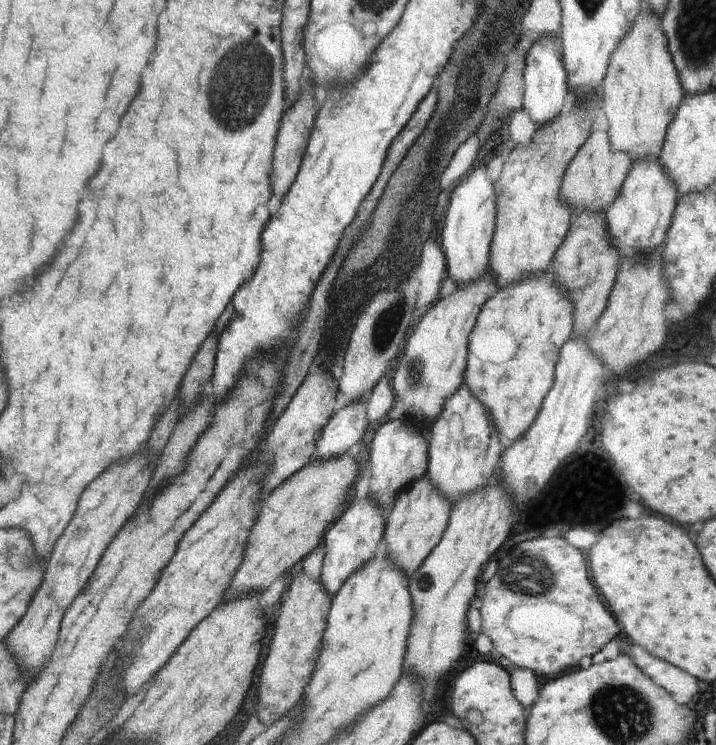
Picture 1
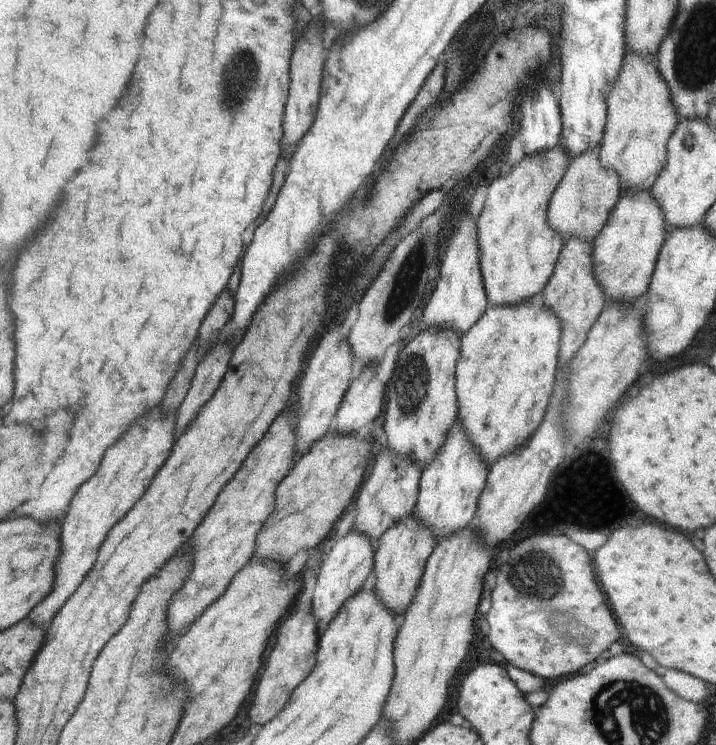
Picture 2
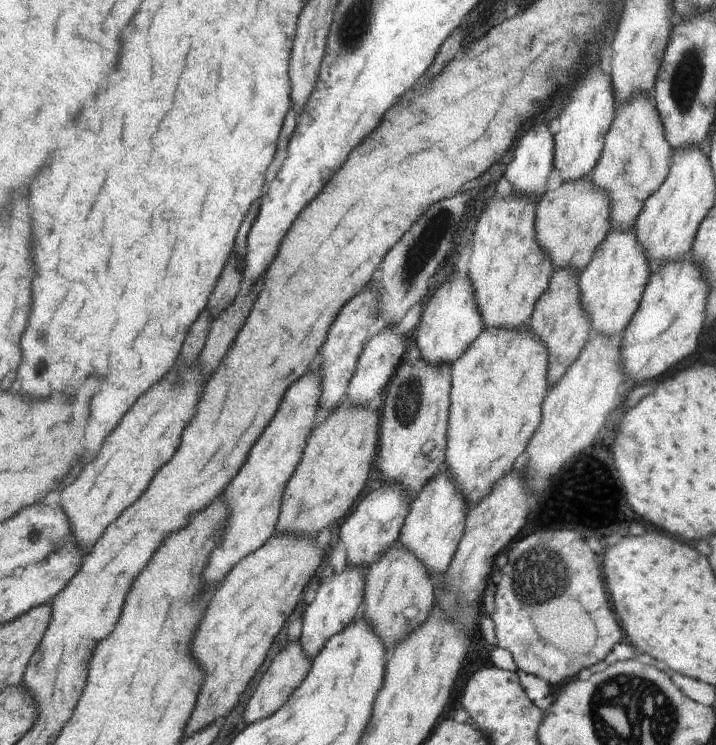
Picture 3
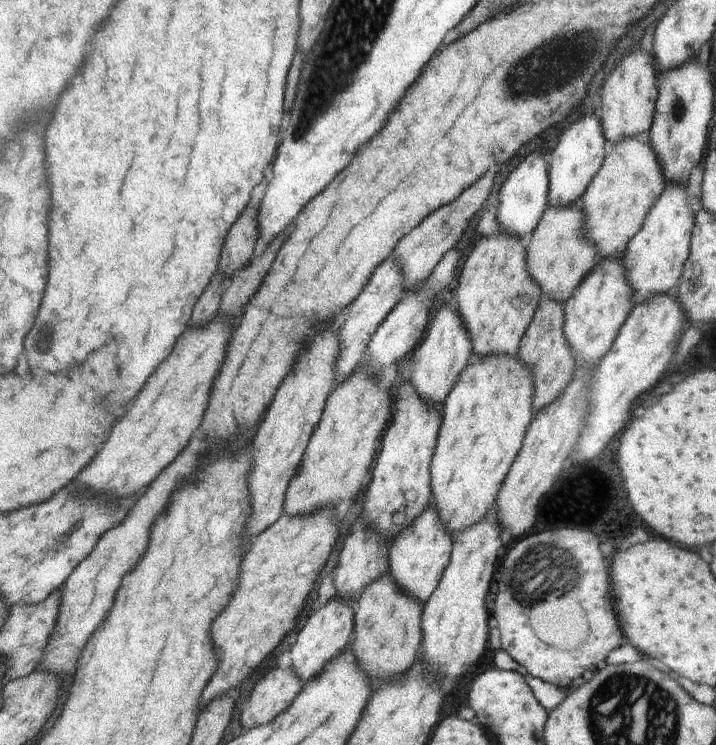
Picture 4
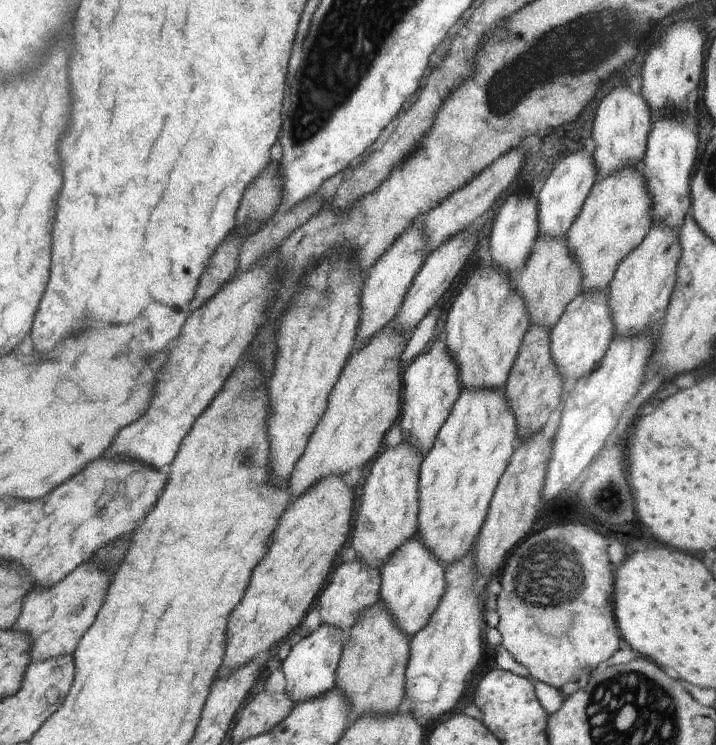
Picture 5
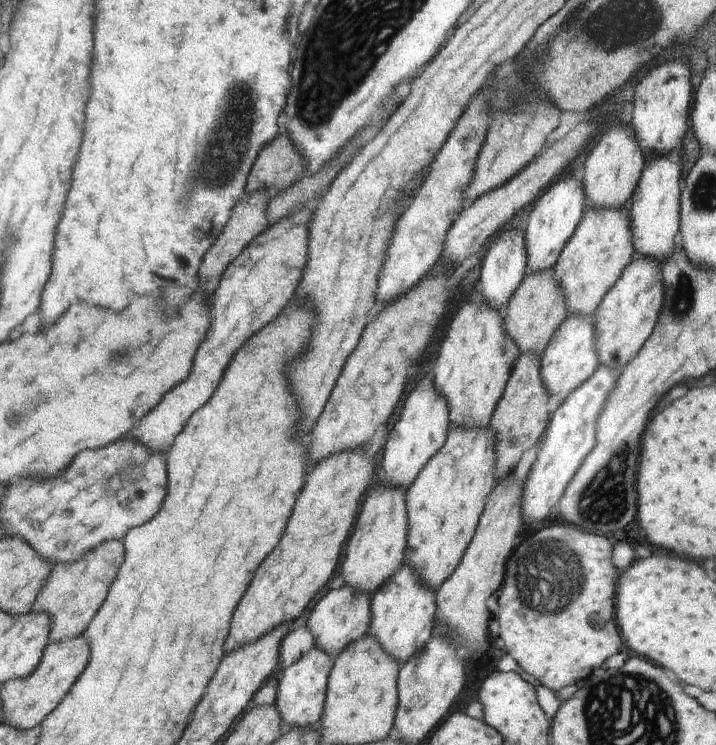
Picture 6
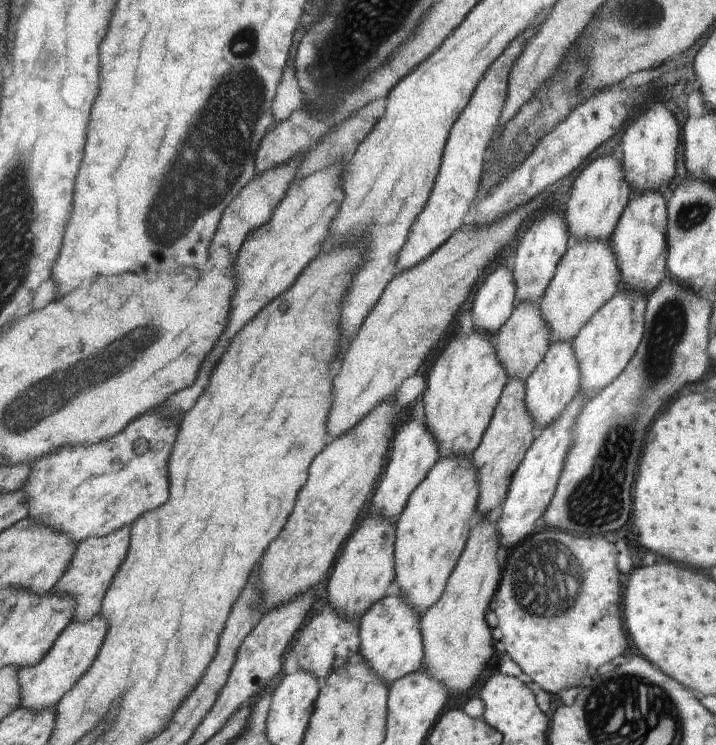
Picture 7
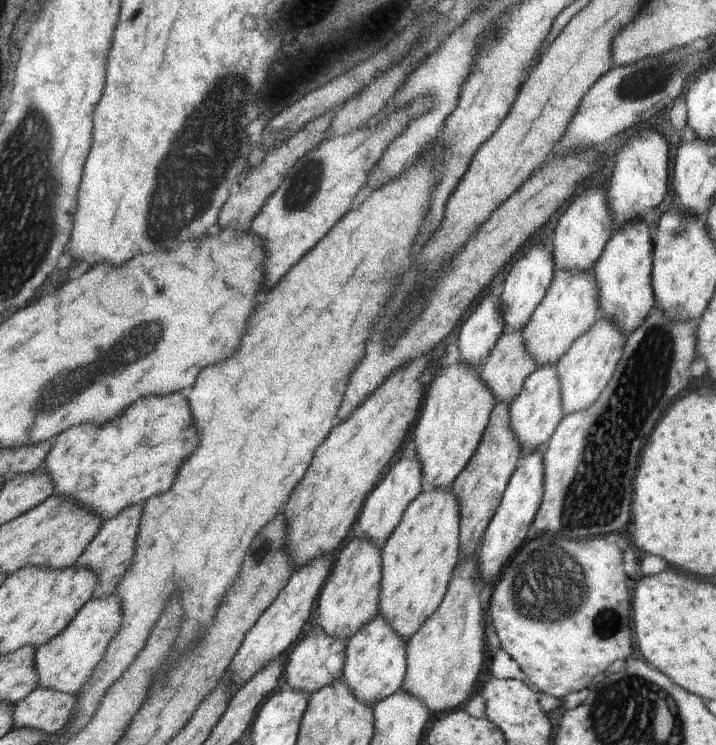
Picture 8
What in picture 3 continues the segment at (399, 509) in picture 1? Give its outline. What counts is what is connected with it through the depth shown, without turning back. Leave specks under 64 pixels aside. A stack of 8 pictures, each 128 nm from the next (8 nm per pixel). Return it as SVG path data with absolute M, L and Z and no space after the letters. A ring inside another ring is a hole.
M399 541L392 544L392 548L388 548L378 562L370 564L366 572L361 616L372 626L376 636L385 642L389 651L394 643L406 640L418 626L426 622L434 607L436 586L428 577L424 564Z

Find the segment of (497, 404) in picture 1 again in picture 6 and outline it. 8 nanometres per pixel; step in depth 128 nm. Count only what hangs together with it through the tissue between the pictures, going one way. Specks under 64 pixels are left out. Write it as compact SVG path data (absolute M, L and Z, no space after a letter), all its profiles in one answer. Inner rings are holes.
M450 426L447 434L446 442L444 446L424 465L424 468L419 472L416 480L412 483L412 486L405 492L405 503L407 510L407 535L406 535L406 550L404 564L413 568L415 576L420 583L424 583L423 586L427 587L430 591L436 592L440 585L456 570L458 564L460 564L461 558L470 544L472 537L474 536L480 515L484 510L485 500L487 496L492 492L494 485L496 484L495 478L495 432L490 426L483 429L456 429Z

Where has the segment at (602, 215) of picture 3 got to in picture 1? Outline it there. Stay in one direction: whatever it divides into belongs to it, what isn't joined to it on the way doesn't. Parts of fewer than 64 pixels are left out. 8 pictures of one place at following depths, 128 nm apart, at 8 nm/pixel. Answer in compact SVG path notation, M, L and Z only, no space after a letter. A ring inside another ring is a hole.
M602 130L591 132L566 170L564 182L560 188L560 200L568 204L570 209L605 212L620 194L632 164L628 152L622 152L622 150L612 152L608 132Z

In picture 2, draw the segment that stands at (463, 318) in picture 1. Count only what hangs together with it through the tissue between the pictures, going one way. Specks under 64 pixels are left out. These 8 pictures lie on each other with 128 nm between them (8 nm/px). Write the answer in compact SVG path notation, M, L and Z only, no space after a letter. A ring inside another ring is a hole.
M424 328L419 335L413 340L406 343L406 346L399 352L399 357L394 367L393 375L391 376L388 384L386 384L386 394L388 396L388 402L386 402L385 416L380 420L382 427L385 429L387 438L387 447L402 459L407 460L417 467L422 472L432 462L432 459L438 454L440 448L443 447L445 440L447 439L448 431L453 427L453 424L457 420L458 403L455 387L455 370L458 359L460 358L459 344L461 343L460 337L455 334L455 331L442 331L440 329Z

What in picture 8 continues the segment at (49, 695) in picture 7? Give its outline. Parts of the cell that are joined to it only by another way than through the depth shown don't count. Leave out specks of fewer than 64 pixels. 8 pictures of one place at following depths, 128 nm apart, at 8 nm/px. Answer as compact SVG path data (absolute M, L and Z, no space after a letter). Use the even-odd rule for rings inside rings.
M118 593L100 597L92 597L78 612L68 628L50 639L48 643L41 644L35 650L35 667L39 674L39 685L57 691L76 695L91 680L96 665L102 660L111 640L121 627L123 619L123 608L121 607L121 596Z

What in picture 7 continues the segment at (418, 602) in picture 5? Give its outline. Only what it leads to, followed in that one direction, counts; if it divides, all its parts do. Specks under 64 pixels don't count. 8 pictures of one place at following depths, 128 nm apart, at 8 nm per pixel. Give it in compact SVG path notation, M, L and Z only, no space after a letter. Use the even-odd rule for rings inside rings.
M391 591L372 604L359 620L360 650L359 654L368 664L368 668L384 680L384 684L394 684L396 680L421 670L424 666L424 644L420 634L422 615L416 614L410 604L402 600L402 596Z

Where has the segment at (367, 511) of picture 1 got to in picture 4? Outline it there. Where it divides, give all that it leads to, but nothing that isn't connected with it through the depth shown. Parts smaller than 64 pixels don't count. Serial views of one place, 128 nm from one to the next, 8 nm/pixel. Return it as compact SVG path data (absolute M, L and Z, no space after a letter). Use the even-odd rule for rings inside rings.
M335 596L320 610L316 610L304 622L304 627L297 628L298 636L296 644L291 648L293 674L301 681L303 687L312 679L320 676L328 663L335 660L336 657L342 655L349 648L353 637L353 618L354 605L352 601L340 601Z

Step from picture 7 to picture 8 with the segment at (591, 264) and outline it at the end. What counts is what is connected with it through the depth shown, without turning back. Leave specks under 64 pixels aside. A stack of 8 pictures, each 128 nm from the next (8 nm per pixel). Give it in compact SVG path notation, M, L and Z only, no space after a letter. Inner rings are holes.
M556 269L544 298L521 332L525 351L537 364L537 368L556 365L571 344L592 328L598 312L597 284L594 275Z

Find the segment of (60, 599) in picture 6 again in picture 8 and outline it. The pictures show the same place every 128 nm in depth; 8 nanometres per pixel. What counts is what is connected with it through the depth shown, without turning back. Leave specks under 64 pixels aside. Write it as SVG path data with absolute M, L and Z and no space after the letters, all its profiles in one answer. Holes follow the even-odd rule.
M142 503L133 504L123 508L116 516L104 520L99 534L95 536L76 563L79 567L90 567L99 574L99 586L93 597L99 599L116 592L118 583L127 574L127 570L131 568L131 562L136 552L135 544L141 512L143 511L142 507Z

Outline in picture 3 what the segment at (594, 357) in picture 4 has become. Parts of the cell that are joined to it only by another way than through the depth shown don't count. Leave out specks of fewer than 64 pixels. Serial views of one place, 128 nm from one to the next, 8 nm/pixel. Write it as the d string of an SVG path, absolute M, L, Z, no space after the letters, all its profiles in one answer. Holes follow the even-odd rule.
M612 230L606 232L606 238L592 254L592 260L578 277L580 302L584 312L590 318L591 336L604 334L614 336L625 331L630 324L642 298L646 284L649 282L650 262L636 240L636 230Z

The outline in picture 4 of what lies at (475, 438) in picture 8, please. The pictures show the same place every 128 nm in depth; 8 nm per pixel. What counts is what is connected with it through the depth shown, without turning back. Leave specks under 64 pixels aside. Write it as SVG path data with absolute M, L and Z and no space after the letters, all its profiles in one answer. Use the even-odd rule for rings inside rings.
M498 230L498 233L492 238L483 237L470 252L458 277L459 282L454 291L453 303L472 343L474 358L482 359L491 355L516 357L520 341L524 338L526 329L534 318L542 295L538 283L529 275L527 254L520 237L510 237L502 230Z

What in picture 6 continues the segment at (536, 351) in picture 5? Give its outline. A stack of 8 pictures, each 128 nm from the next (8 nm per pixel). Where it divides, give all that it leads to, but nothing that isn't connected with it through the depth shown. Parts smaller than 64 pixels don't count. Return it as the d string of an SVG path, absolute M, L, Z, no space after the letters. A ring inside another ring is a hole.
M522 353L515 362L508 385L498 401L489 426L495 432L495 478L508 479L522 458L522 453L538 444L549 424L548 398L540 376L541 356Z

